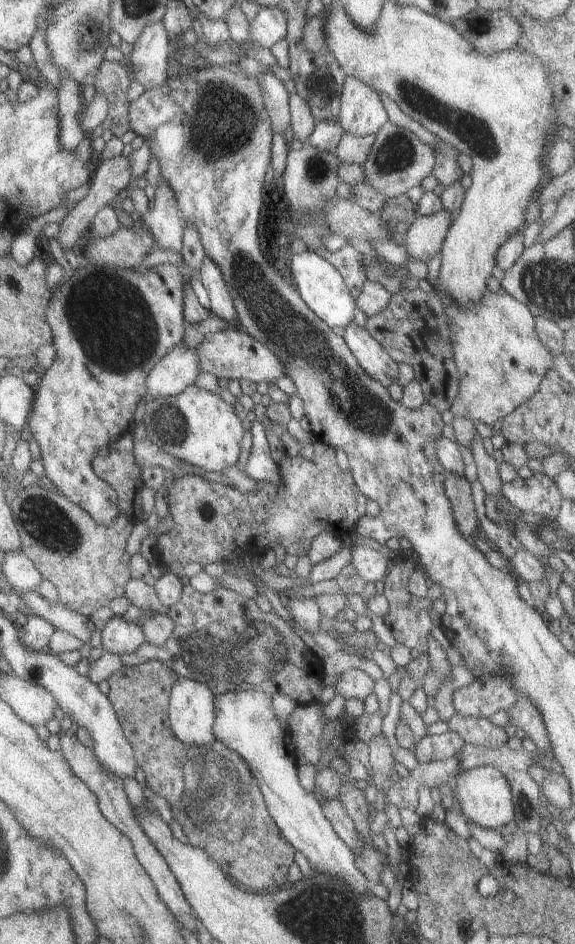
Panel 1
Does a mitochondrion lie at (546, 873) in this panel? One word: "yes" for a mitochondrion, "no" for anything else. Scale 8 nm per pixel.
no

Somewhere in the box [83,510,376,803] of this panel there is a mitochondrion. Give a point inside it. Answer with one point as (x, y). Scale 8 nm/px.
(243, 649)

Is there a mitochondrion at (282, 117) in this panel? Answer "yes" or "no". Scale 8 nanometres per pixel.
no

